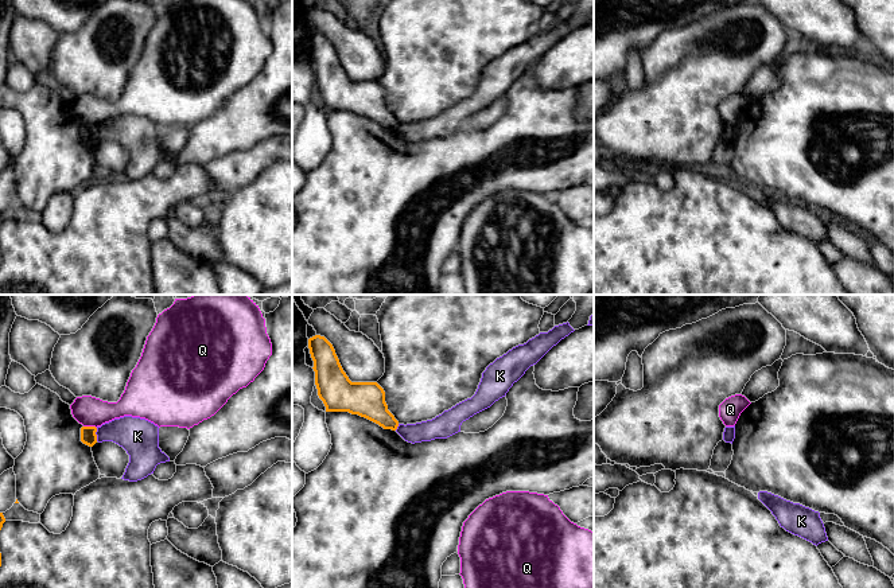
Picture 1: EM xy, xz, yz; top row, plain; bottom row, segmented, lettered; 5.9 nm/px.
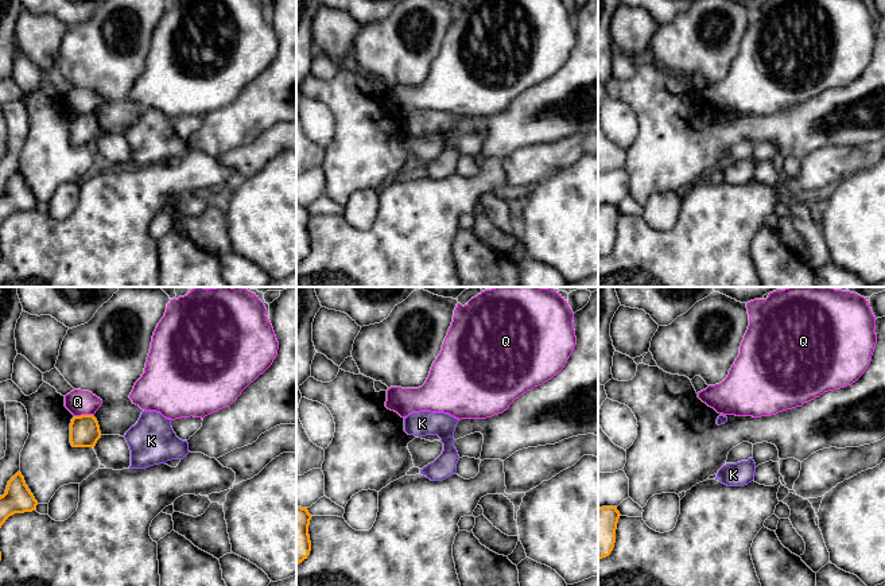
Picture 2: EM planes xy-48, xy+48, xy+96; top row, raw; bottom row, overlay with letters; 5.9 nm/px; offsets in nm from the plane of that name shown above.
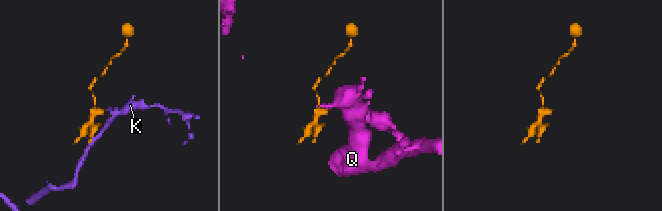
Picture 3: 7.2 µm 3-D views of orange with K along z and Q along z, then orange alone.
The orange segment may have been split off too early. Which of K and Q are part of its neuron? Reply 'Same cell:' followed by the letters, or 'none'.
Same cell: none

